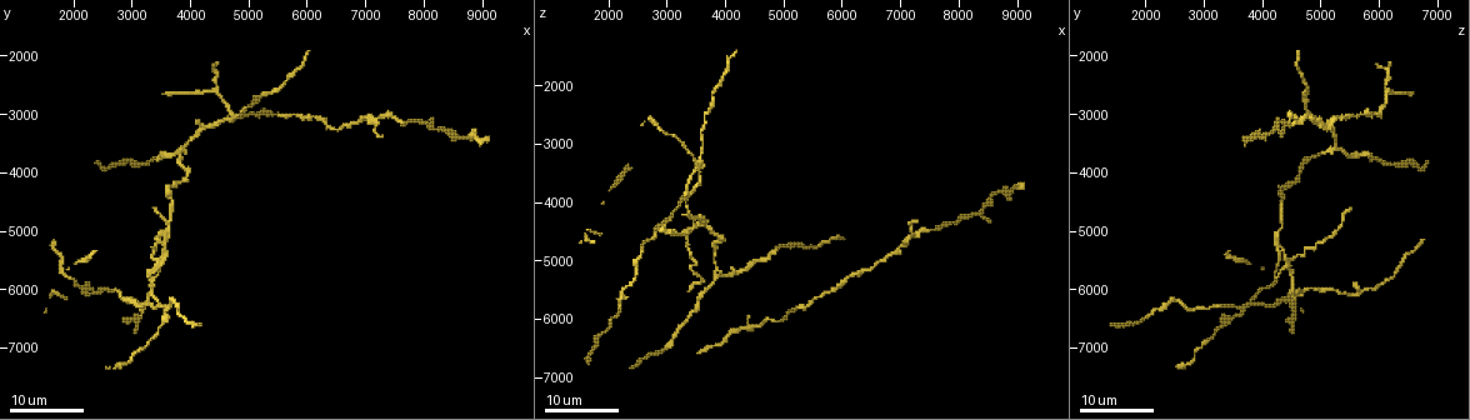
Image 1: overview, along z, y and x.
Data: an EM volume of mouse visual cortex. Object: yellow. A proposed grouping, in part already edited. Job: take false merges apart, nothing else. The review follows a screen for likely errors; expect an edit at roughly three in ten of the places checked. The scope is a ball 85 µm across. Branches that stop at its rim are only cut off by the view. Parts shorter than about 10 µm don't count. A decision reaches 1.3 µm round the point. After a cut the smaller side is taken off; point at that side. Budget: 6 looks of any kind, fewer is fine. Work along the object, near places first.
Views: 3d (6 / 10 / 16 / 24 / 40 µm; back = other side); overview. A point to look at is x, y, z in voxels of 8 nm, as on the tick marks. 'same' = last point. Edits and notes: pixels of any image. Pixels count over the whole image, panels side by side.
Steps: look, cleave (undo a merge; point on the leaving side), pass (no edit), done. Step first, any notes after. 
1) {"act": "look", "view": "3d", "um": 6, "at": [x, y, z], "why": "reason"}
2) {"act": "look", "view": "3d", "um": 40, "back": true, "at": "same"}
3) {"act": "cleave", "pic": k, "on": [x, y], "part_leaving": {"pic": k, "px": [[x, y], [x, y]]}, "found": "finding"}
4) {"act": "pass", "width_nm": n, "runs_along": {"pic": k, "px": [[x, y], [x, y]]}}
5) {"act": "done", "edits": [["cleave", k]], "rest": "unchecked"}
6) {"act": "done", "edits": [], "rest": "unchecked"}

{"act": "look", "view": "3d", "um": 16, "at": [2900, 6200, 4400], "why": "three-way junction"}

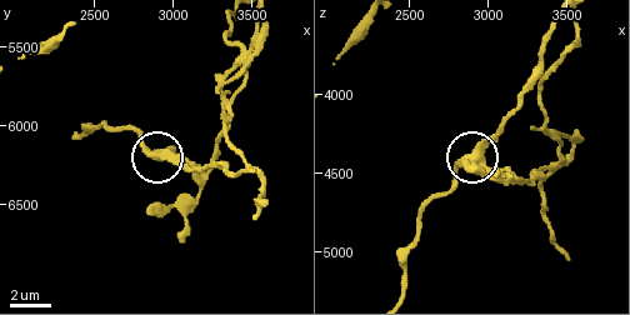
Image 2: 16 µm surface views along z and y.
{"act": "look", "view": "3d", "um": 6, "at": [2900, 6200, 4380]}

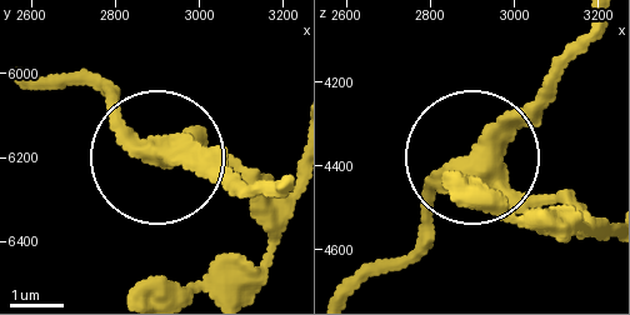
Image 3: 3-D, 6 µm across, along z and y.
{"act": "cleave", "pic": 3, "on": [204, 155], "width_nm": 350, "found": "two neurons meet here"}

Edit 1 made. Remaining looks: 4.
{"act": "look", "view": "3d", "um": 24, "at": [3900, 3600, 5300], "why": "arms part here"}

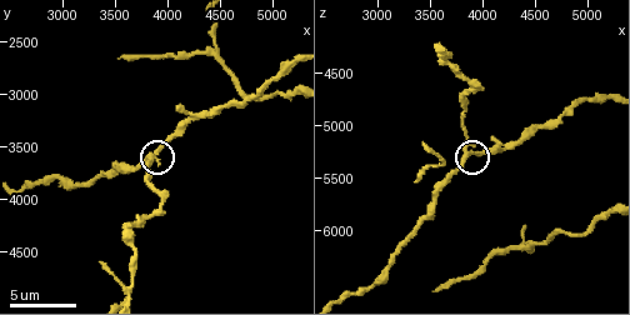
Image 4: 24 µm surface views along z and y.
{"act": "look", "view": "3d", "um": 10, "at": [3920, 3580, 5280], "why": "closer look"}

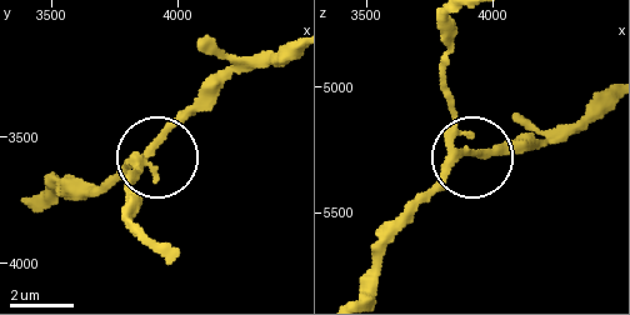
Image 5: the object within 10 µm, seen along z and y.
{"act": "pass", "arms": 3, "found": "one neuron here"}

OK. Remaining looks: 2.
{"act": "look", "view": "3d", "um": 6, "at": [3820, 4160, 4540]}

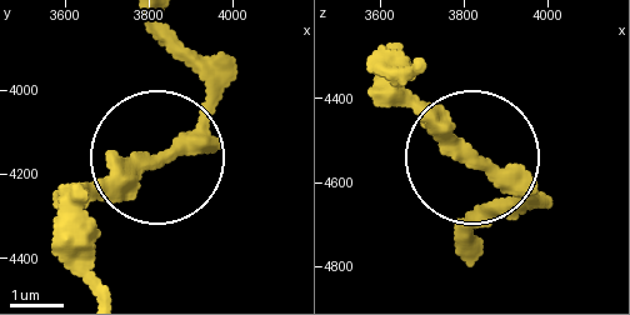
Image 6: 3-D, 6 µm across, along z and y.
{"act": "pass", "found": "one neuron here"}

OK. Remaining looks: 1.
{"act": "done", "edits": [["cleave", 3]], "rest": "unchecked"}

